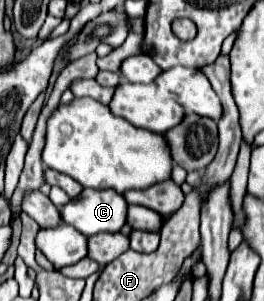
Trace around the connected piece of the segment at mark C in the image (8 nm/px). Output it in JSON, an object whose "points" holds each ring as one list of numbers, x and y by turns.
{"points":[[84,189,82,195,64,205,60,213,64,223,90,237,120,231,126,225,126,207,124,195,114,189]]}

